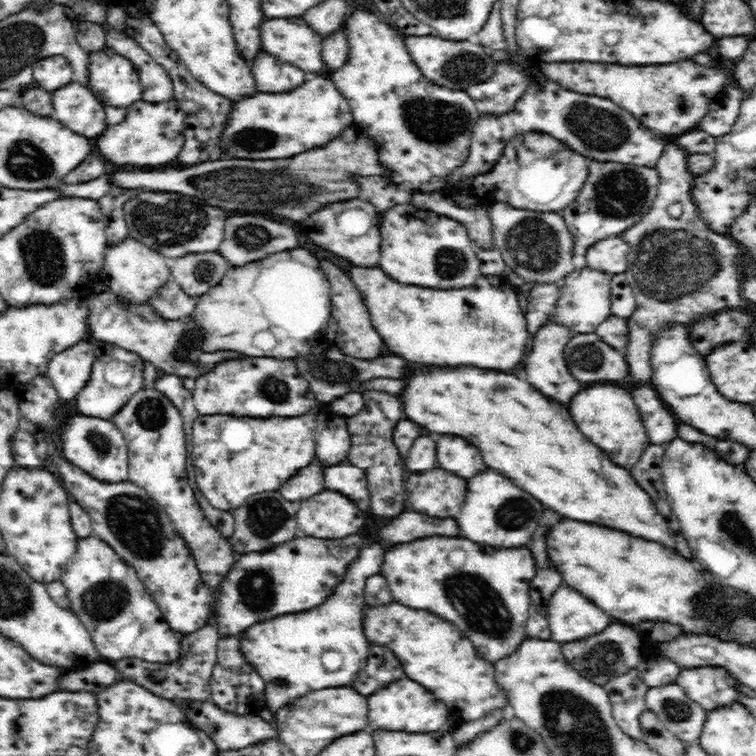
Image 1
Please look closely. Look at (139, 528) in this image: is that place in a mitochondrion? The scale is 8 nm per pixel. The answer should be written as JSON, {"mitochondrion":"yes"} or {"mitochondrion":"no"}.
{"mitochondrion":"yes"}

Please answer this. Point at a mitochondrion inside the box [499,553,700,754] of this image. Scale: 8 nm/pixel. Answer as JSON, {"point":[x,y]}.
{"point":[602,658]}

